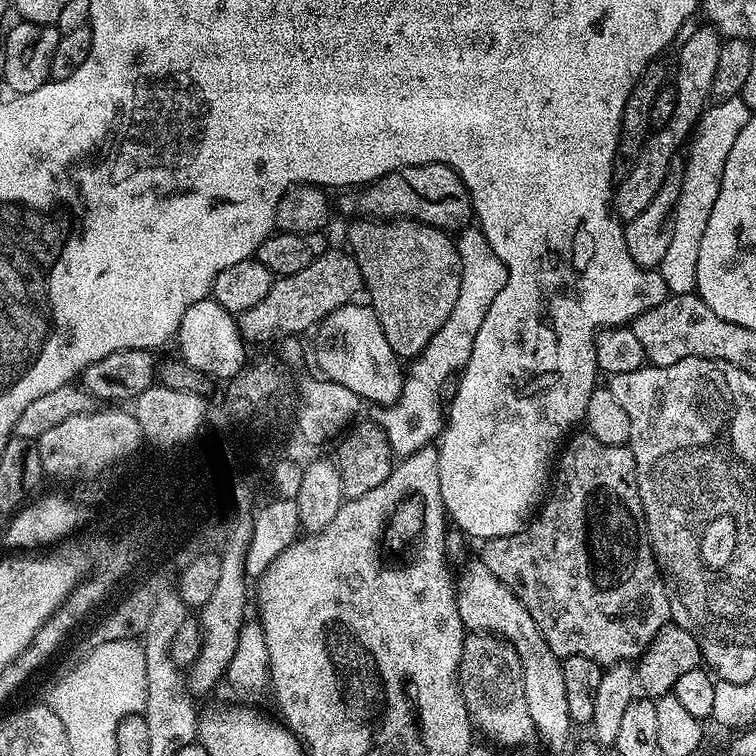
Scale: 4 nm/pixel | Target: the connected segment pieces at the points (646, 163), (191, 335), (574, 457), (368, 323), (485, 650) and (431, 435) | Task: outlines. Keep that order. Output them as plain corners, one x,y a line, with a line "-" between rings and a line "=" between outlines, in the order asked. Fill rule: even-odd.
703,26
696,28
688,37
683,37
684,45
676,56
676,72
674,68
674,87
676,89
676,105
674,114
666,126
655,129
649,135
648,141
642,146
637,154
631,172
623,177
614,188
614,212
621,221
627,222
638,218
654,194
658,194
658,186
666,178
668,169
673,167
676,151
685,147
686,141
693,135
696,123
704,113
712,100
712,87
714,86
714,69
718,66
718,50
722,43
722,37
715,28
-
685,139
685,140
684,140
=
211,298
194,302
186,310
186,314
182,314
174,344
180,347
179,359
194,370
203,372
208,378
221,376
222,379
228,380
231,376
239,377
246,364
246,341
240,336
237,317
218,306
218,302
=
587,430
577,431
576,434
577,436
573,440
571,437
563,445
562,451
559,453
558,471
555,473
550,495
543,505
545,508
541,512
539,509
520,531
509,536
499,536
493,540
483,541
481,548
484,549
478,552
478,559
486,566
486,570
490,570
490,574
494,574
494,578
498,578
498,582
505,584
514,593
518,602
522,602
522,606
526,606
526,610
530,610
530,618
534,618
542,638
546,638
546,646
550,646
550,650
554,650
556,656
561,658
581,656
590,658
602,666
635,662
640,659
640,655
648,647
648,643
658,634
658,630
662,630
670,623
670,602
664,585
664,577
660,575
660,568
656,565
656,556
652,552
652,543
648,537
648,527
642,510
642,498
638,494
634,454
632,449
625,445
598,442
598,438
591,436
=
351,302
334,309
325,317
328,324
320,321
318,326
324,330
324,336
317,332
314,336
316,360
321,368
319,371
327,379
352,390
361,401
367,402
370,398
392,400
400,391
398,376
402,373
401,357
390,350
390,342
386,342
386,334
382,334
382,326
375,312
367,303
358,303
=
486,632
465,635
460,659
460,693
473,725
500,744
528,744
537,739
536,727
526,710
520,659
505,640
=
465,226
459,229
454,243
460,259
460,289
458,302
454,302
454,310
450,310
450,318
442,322
430,342
426,342
424,349
409,363
412,365
409,368
407,365
406,375
410,383
404,392
404,399
398,401
398,406
394,410
383,412
375,405
369,409
371,421
379,425
386,434
388,445
398,458
409,456
431,445
441,435
444,404
440,402
440,387
447,382
452,371
455,373
467,366
474,338
478,338
478,326
482,326
482,318
486,318
490,302
498,298
498,290
506,286
506,266
498,258
498,254
494,254
490,242
486,242
479,227

